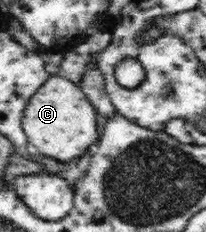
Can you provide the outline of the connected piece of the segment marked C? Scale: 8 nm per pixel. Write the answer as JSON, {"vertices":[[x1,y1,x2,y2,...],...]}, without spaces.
{"vertices":[[65,74,51,77,29,97,21,117,22,128,25,129,29,141,43,153,63,163,78,159,97,141,97,123,95,109,87,101,86,93,79,85,71,81]]}

